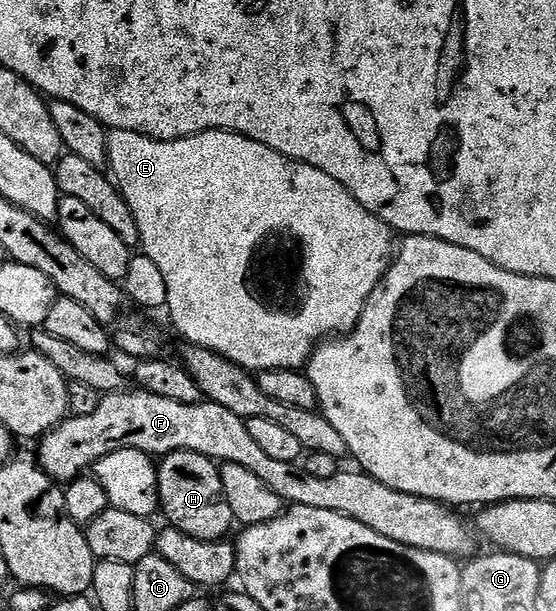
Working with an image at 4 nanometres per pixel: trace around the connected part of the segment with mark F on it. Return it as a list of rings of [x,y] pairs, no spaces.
[[[125,388],[123,390],[117,390],[114,394],[106,394],[101,397],[98,408],[90,414],[90,416],[69,416],[64,419],[63,422],[59,422],[48,434],[45,434],[43,438],[39,439],[38,446],[40,446],[40,458],[38,454],[38,464],[43,468],[46,473],[50,475],[58,484],[67,484],[74,479],[81,477],[85,473],[87,468],[95,467],[96,462],[100,458],[105,458],[110,452],[118,452],[119,450],[141,450],[147,454],[153,456],[165,456],[167,454],[177,453],[180,450],[189,450],[192,453],[200,453],[204,457],[211,458],[213,462],[217,464],[223,464],[229,462],[230,464],[242,464],[242,468],[247,468],[248,471],[254,472],[254,476],[258,476],[258,480],[262,480],[262,484],[269,486],[276,495],[278,495],[283,502],[294,506],[305,506],[306,508],[326,508],[326,512],[338,512],[342,516],[346,516],[350,520],[358,520],[358,524],[366,524],[366,528],[374,528],[374,532],[378,532],[378,536],[386,536],[386,540],[394,540],[394,544],[406,544],[410,548],[418,548],[422,552],[434,552],[435,554],[441,554],[447,558],[453,560],[460,560],[463,554],[471,555],[475,548],[476,542],[472,539],[474,536],[474,530],[471,525],[468,526],[459,518],[455,509],[449,508],[442,502],[431,502],[428,498],[419,498],[413,494],[403,494],[398,492],[394,488],[390,488],[386,484],[382,484],[378,480],[374,480],[370,475],[361,472],[359,469],[348,468],[341,469],[340,473],[330,476],[326,480],[318,480],[318,476],[310,476],[310,472],[306,472],[299,465],[296,464],[282,464],[282,460],[273,460],[272,457],[264,451],[263,448],[258,448],[258,444],[250,437],[250,428],[247,421],[238,416],[234,416],[234,412],[230,412],[230,408],[222,408],[222,404],[214,404],[207,400],[202,400],[198,404],[178,404],[178,400],[166,400],[166,396],[154,396],[150,392],[139,388]]]

